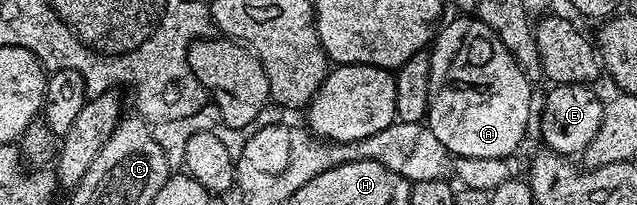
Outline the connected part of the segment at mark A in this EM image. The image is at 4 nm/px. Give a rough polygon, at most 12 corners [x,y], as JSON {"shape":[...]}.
{"shape":[[472,17],[429,51],[427,126],[463,158],[508,160],[531,80]]}

